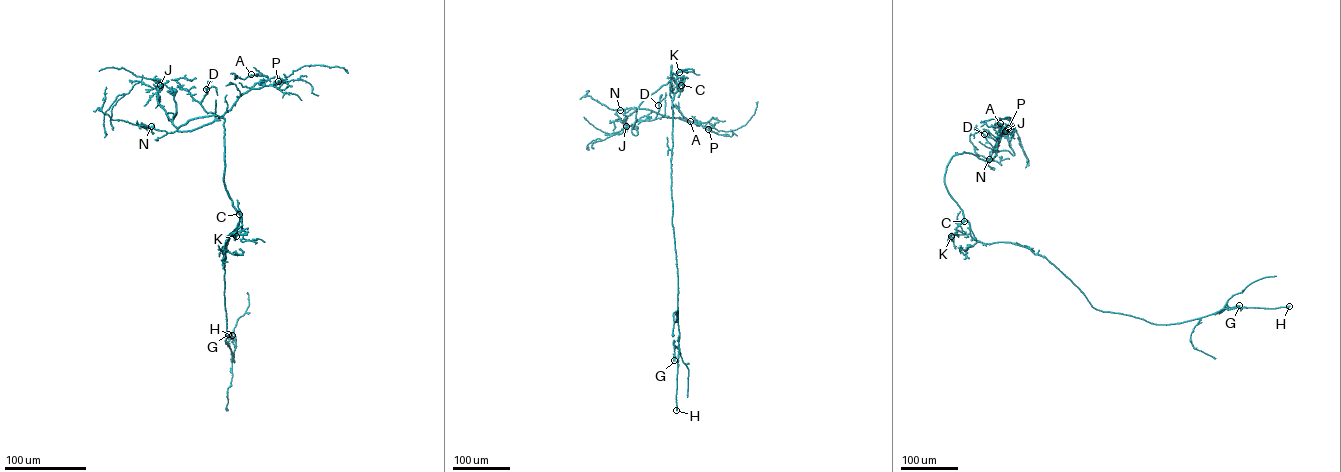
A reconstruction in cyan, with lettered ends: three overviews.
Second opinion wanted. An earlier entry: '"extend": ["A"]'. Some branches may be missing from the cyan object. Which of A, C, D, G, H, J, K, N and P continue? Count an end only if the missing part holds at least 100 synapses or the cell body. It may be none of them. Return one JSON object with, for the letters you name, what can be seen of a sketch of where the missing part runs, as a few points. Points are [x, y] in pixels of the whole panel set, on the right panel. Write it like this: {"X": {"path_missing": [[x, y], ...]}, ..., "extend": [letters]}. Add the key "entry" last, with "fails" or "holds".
{"extend": ["H"], "entry": "fails"}

